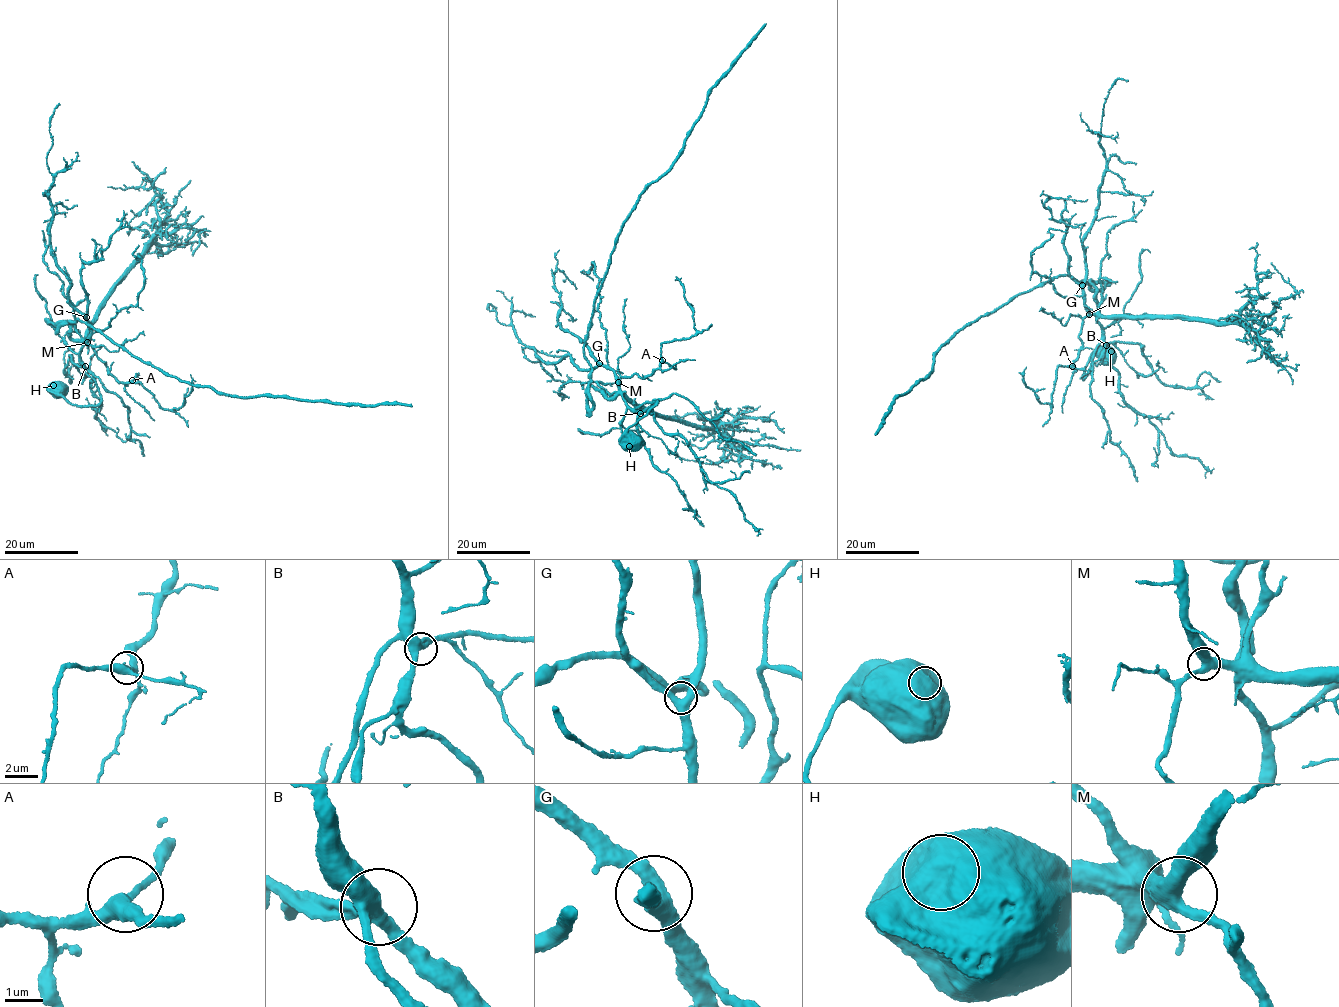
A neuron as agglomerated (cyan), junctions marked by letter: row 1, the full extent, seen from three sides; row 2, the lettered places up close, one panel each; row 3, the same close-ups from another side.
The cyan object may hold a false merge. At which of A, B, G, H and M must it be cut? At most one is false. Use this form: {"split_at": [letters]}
{"split_at": []}

